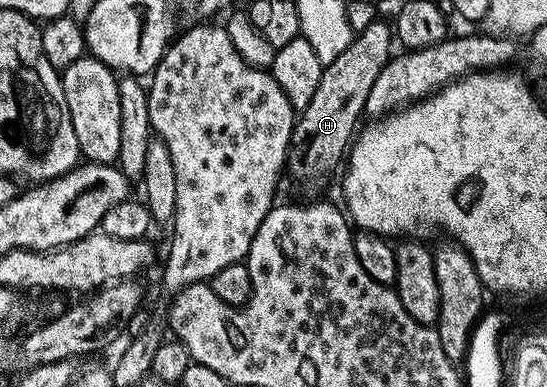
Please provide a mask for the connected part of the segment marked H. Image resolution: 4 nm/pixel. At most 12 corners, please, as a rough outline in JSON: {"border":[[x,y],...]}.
{"border":[[393,28],[355,32],[292,126],[287,174],[345,162]]}

